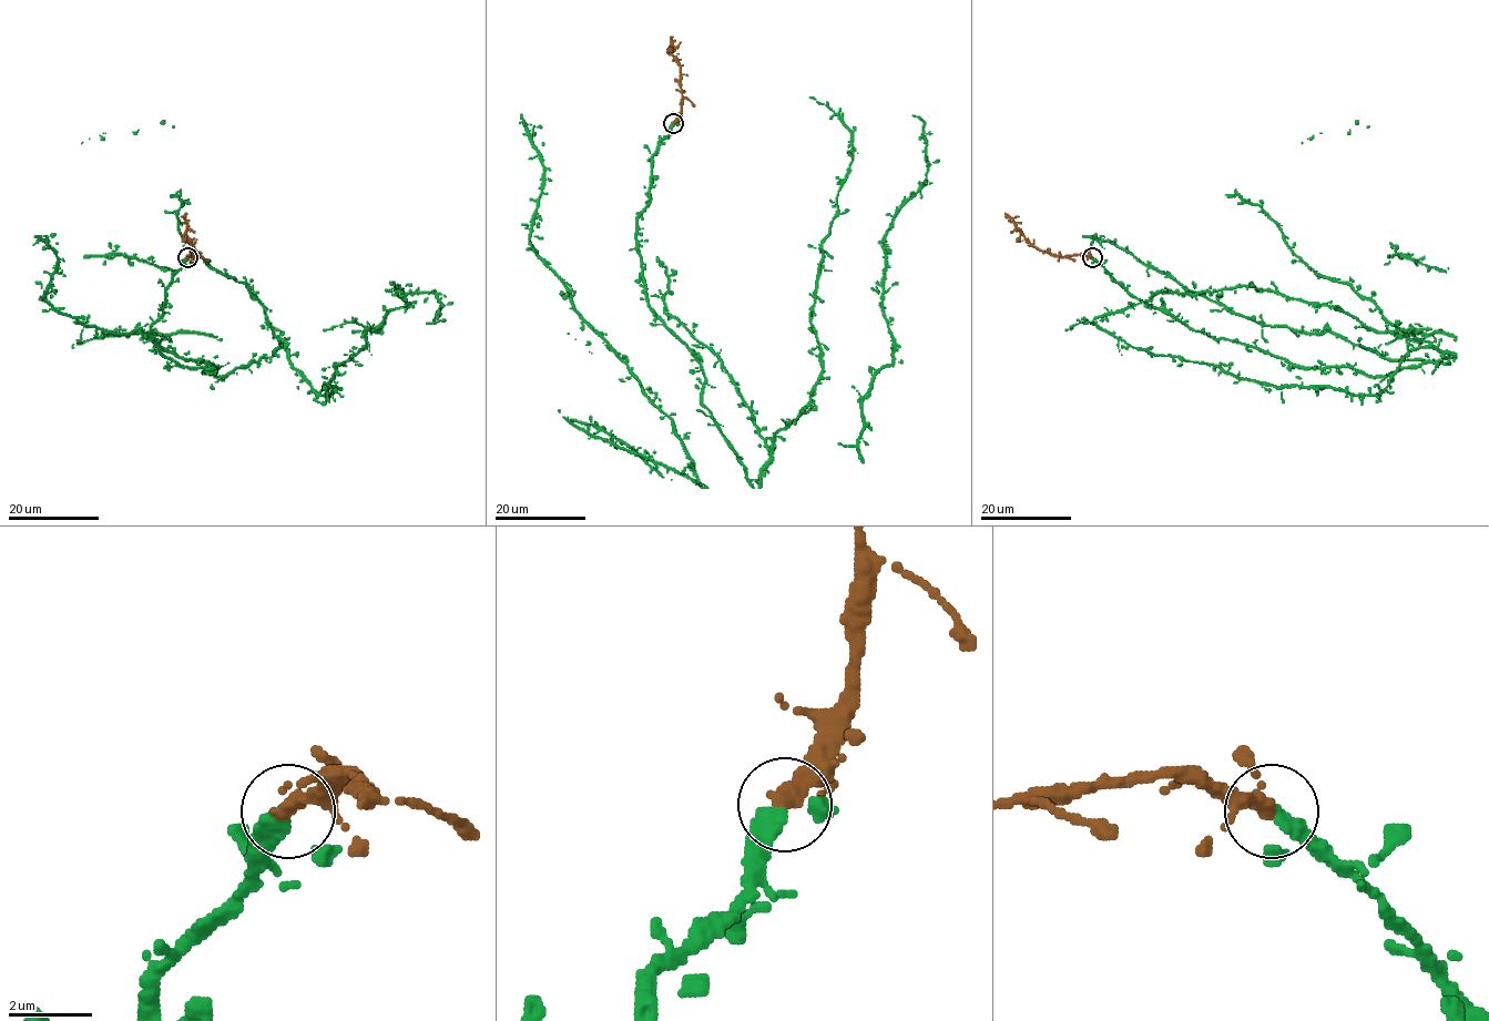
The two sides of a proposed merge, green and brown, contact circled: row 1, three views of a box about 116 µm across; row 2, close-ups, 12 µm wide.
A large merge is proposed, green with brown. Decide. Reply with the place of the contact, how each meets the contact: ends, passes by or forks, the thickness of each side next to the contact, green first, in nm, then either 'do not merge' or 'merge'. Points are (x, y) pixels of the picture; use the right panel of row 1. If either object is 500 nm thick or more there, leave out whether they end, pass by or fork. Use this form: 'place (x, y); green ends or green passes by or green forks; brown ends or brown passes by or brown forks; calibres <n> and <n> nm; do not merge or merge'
place (1092, 257); green passes by; brown ends; calibres 320 and 440 nm; merge

